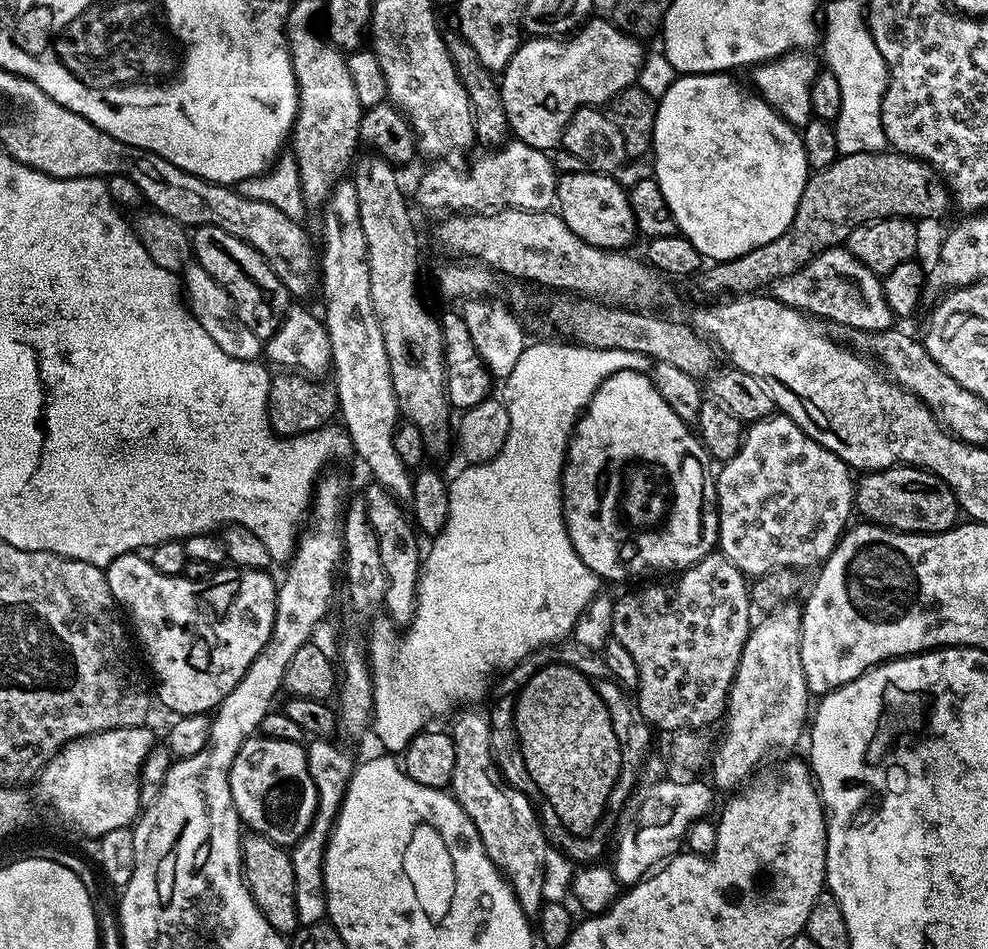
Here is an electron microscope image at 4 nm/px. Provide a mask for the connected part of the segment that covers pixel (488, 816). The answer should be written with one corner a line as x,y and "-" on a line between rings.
460,710
451,717
454,778
450,791
462,810
466,810
470,822
474,822
482,838
482,846
486,846
486,854
508,879
522,910
529,918
536,918
540,915
540,907
546,902
544,863
548,860
550,841
537,809
534,804
532,808
527,794
511,788
504,781
503,774
496,769
497,757
492,746
492,728
488,725
488,716
472,711
476,710

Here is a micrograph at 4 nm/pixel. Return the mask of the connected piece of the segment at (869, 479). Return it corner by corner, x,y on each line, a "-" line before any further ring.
911,466
883,468
881,472
861,475
854,488
854,508
864,515
861,517
865,521
898,532
949,532
958,523
956,495
950,486
946,486
946,482
939,480
932,472

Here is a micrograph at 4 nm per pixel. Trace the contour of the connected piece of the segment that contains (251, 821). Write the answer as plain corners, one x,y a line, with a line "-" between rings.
261,735
245,740
228,777
236,813
247,827
248,824
252,827
249,829
255,835
270,838
275,844
291,846
297,844
312,825
316,791
308,769
308,754
301,745

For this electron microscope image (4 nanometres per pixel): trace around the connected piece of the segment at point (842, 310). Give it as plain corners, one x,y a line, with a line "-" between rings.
844,246
818,254
802,270
777,280
774,295
786,306
799,308
801,312
811,313
813,317
821,316
824,320
844,324
845,329
885,332
894,324
892,311
886,306
883,279
858,262

